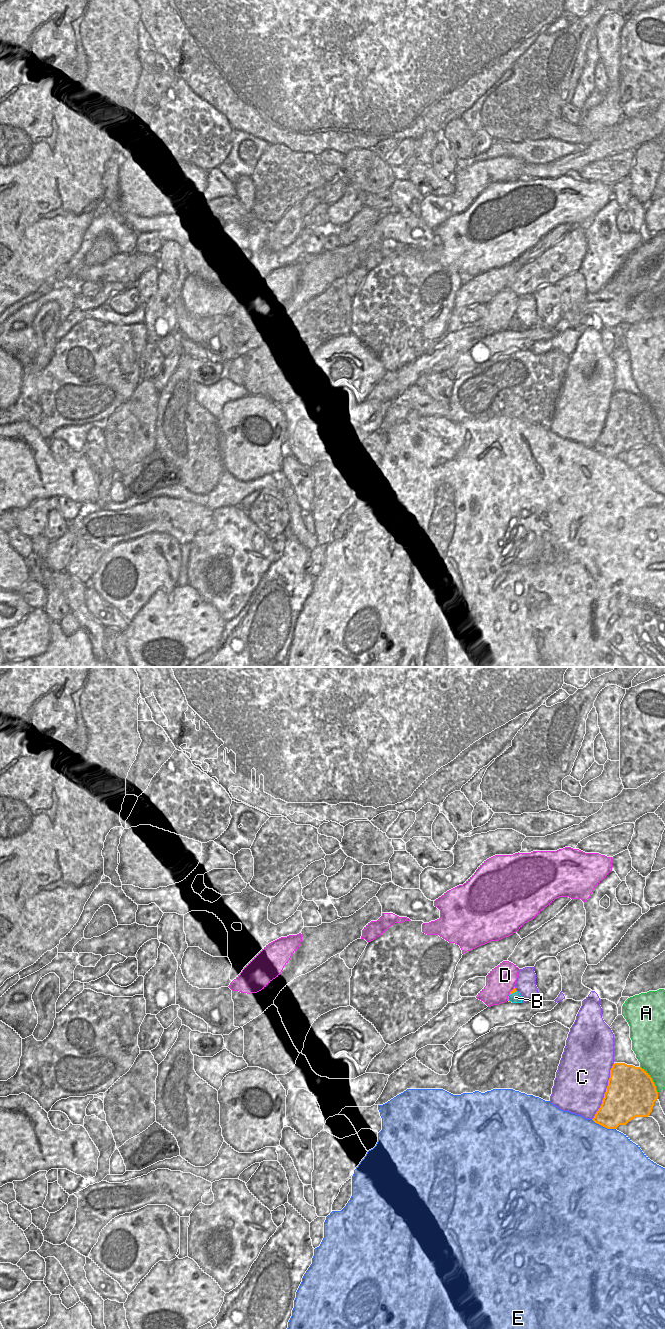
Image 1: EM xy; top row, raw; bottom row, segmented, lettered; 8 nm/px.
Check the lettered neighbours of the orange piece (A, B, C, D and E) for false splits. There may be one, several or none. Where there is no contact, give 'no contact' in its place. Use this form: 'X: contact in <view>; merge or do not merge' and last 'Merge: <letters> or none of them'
A: contact in xy; do not merge
B: contact in xy; do not merge
C: contact in xy; do not merge
D: contact in xy; do not merge
E: contact in xy; do not merge
Merge: none of them

